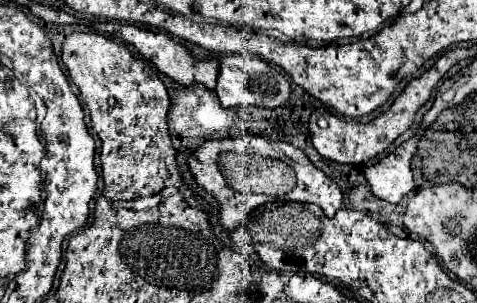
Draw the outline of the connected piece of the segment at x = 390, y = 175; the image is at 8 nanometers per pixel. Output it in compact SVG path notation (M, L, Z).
M432 105L432 109L422 117L420 127L416 129L416 135L384 155L376 165L370 165L364 169L364 177L372 189L372 193L378 199L384 199L388 203L398 203L410 189L414 188L413 173L410 171L410 159L416 153L418 141L424 131L436 121L438 113L446 109L446 105Z

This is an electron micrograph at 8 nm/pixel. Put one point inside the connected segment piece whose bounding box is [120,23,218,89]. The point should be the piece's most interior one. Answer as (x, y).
(170, 57)

